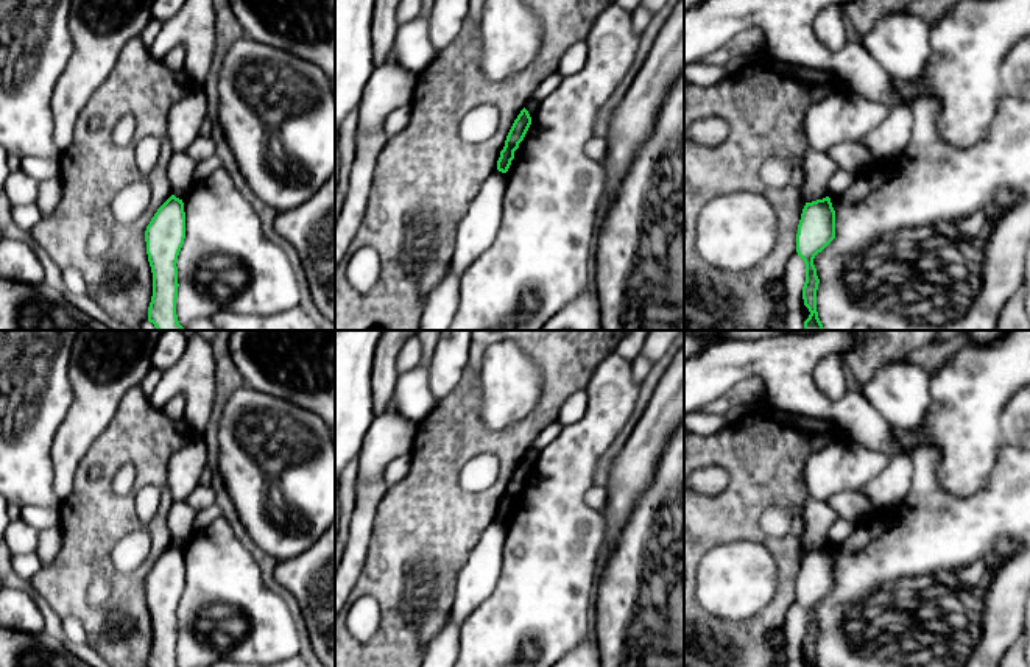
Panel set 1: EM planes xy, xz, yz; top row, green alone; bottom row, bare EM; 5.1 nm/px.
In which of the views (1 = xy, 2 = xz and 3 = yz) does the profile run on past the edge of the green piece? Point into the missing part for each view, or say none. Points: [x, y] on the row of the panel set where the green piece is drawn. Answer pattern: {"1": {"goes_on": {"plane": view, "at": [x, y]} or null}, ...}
{"1": {"goes_on": null}, "2": {"goes_on": null}, "3": {"goes_on": null}}

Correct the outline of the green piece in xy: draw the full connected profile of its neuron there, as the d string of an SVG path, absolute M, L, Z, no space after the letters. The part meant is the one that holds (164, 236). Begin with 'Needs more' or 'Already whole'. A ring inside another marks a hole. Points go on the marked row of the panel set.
Already whole. M171 195L154 214L145 231L146 254L153 273L148 321L157 330L185 330L176 315L178 256L185 238L182 199Z

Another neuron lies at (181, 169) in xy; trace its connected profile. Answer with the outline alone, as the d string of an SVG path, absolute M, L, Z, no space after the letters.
M173 151L167 167L167 175L171 184L171 192L176 198L184 199L196 184L193 179L196 164L198 162L189 157L184 151Z

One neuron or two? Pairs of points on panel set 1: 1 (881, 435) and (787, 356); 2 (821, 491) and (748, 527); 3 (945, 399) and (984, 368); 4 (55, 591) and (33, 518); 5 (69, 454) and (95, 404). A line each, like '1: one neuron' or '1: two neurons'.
1: one neuron
2: two neurons
3: one neuron
4: two neurons
5: one neuron

